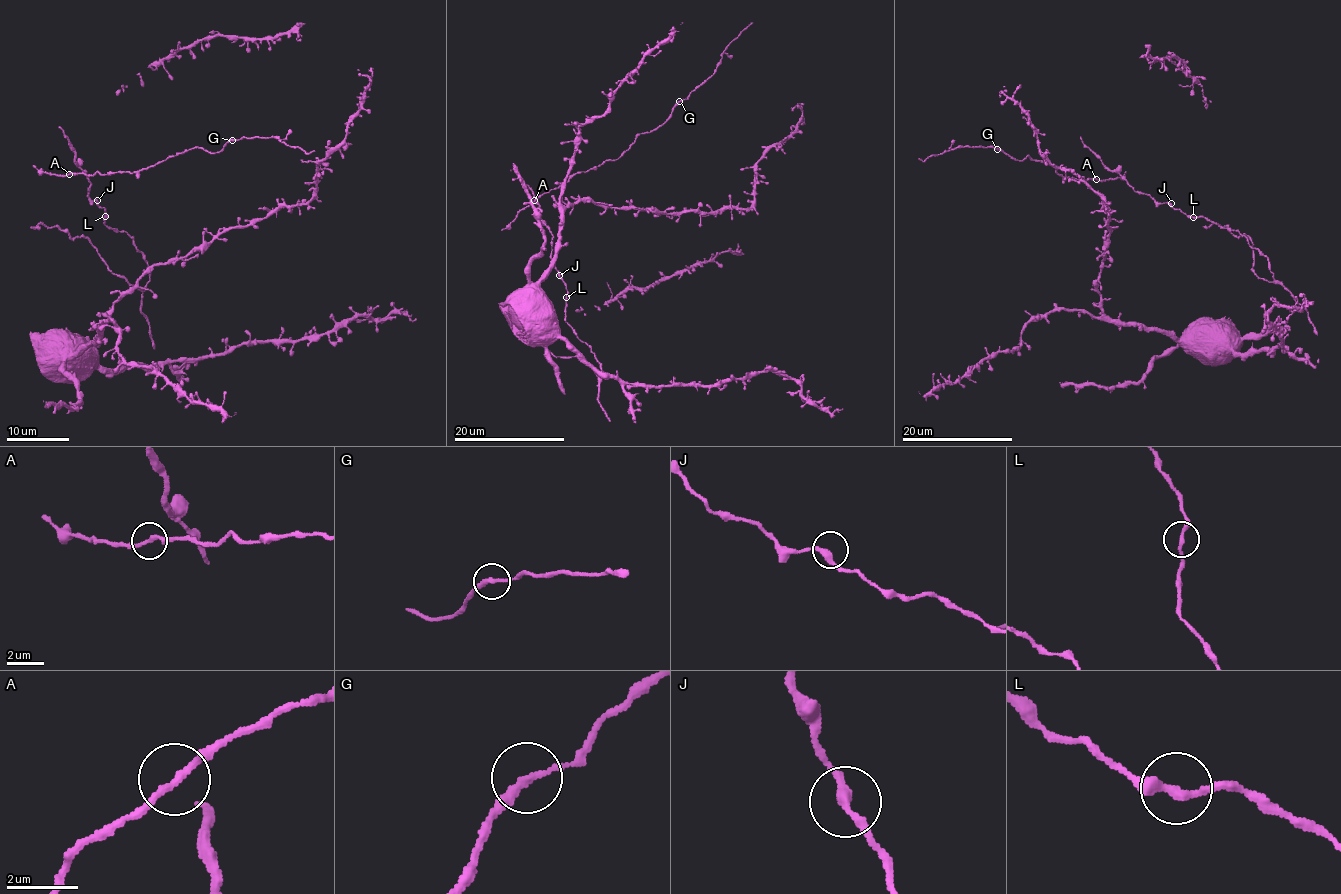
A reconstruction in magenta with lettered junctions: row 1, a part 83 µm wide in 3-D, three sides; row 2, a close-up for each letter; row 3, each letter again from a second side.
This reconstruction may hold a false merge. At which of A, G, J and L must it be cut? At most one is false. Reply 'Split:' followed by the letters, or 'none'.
Split: none

